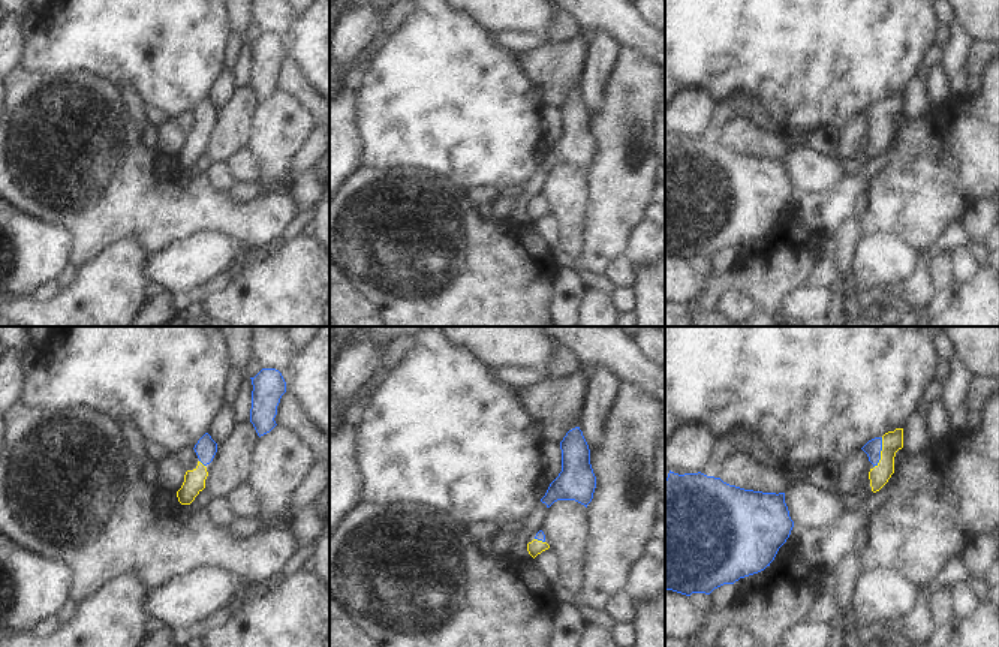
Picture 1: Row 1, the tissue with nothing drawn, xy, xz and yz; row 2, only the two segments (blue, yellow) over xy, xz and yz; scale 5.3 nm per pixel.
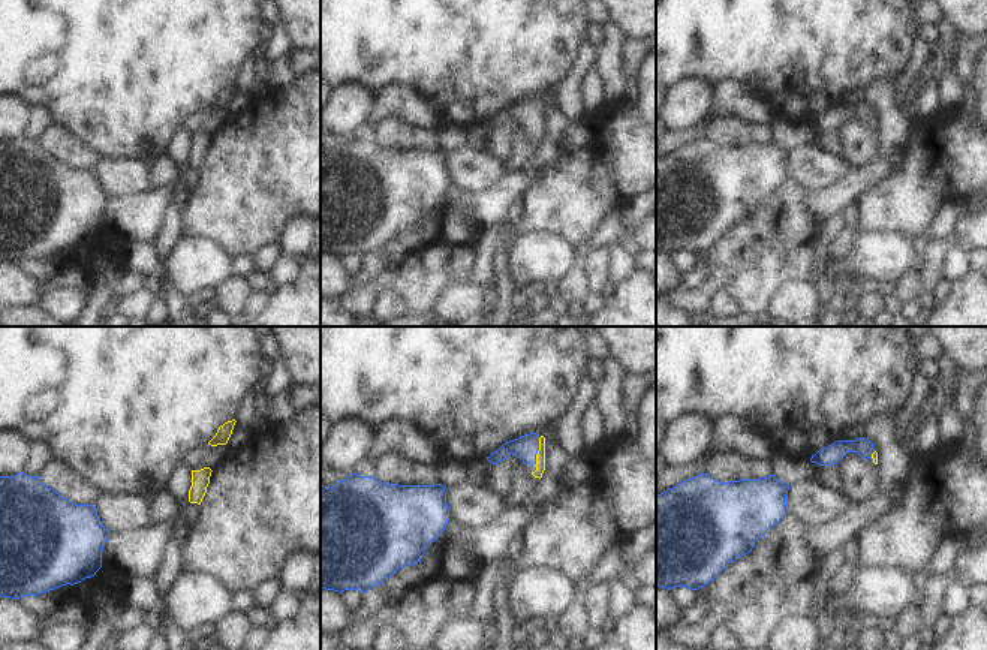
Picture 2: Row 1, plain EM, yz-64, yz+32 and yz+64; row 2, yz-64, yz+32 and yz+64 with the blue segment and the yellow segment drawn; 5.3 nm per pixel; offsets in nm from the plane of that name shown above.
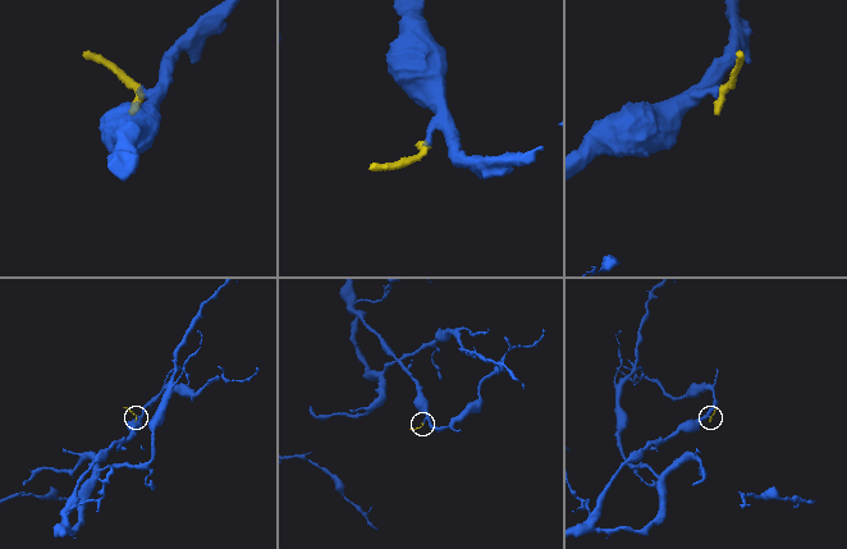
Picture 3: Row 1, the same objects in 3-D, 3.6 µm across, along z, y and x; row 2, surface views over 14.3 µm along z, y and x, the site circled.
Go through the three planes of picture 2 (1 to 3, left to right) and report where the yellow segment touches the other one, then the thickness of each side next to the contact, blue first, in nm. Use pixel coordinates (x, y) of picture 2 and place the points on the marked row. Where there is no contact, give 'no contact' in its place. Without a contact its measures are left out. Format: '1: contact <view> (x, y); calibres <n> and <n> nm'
1: no contact
2: contact yz+32 (538, 450); calibres 130 and 50 nm
3: contact yz+64 (872, 453); calibres 100 and 30 nm

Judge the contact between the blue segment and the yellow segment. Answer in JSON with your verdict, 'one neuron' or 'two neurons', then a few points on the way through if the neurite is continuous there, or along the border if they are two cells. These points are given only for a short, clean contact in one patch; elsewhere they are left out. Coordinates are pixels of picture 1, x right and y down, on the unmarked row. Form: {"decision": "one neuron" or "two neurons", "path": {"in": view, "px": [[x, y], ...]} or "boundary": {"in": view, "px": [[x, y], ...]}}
{"decision": "one neuron", "path": {"in": "yz", "px": [[872, 113], [879, 117], [893, 105]]}}

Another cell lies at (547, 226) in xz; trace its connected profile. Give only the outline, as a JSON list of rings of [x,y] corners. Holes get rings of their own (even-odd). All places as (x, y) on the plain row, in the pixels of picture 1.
[[[548,213],[538,219],[533,225],[536,234],[547,243],[554,252],[559,247],[559,222]]]

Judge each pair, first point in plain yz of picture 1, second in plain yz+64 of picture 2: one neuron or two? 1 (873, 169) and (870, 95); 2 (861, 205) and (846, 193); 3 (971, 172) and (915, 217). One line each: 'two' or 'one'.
1: one
2: two
3: one

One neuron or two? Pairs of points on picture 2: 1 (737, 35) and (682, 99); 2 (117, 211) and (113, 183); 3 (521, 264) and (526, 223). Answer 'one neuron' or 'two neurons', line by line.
1: two neurons
2: two neurons
3: two neurons

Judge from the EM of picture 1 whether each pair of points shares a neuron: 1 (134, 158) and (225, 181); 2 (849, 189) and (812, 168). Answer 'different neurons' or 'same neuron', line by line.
1: different neurons
2: different neurons

